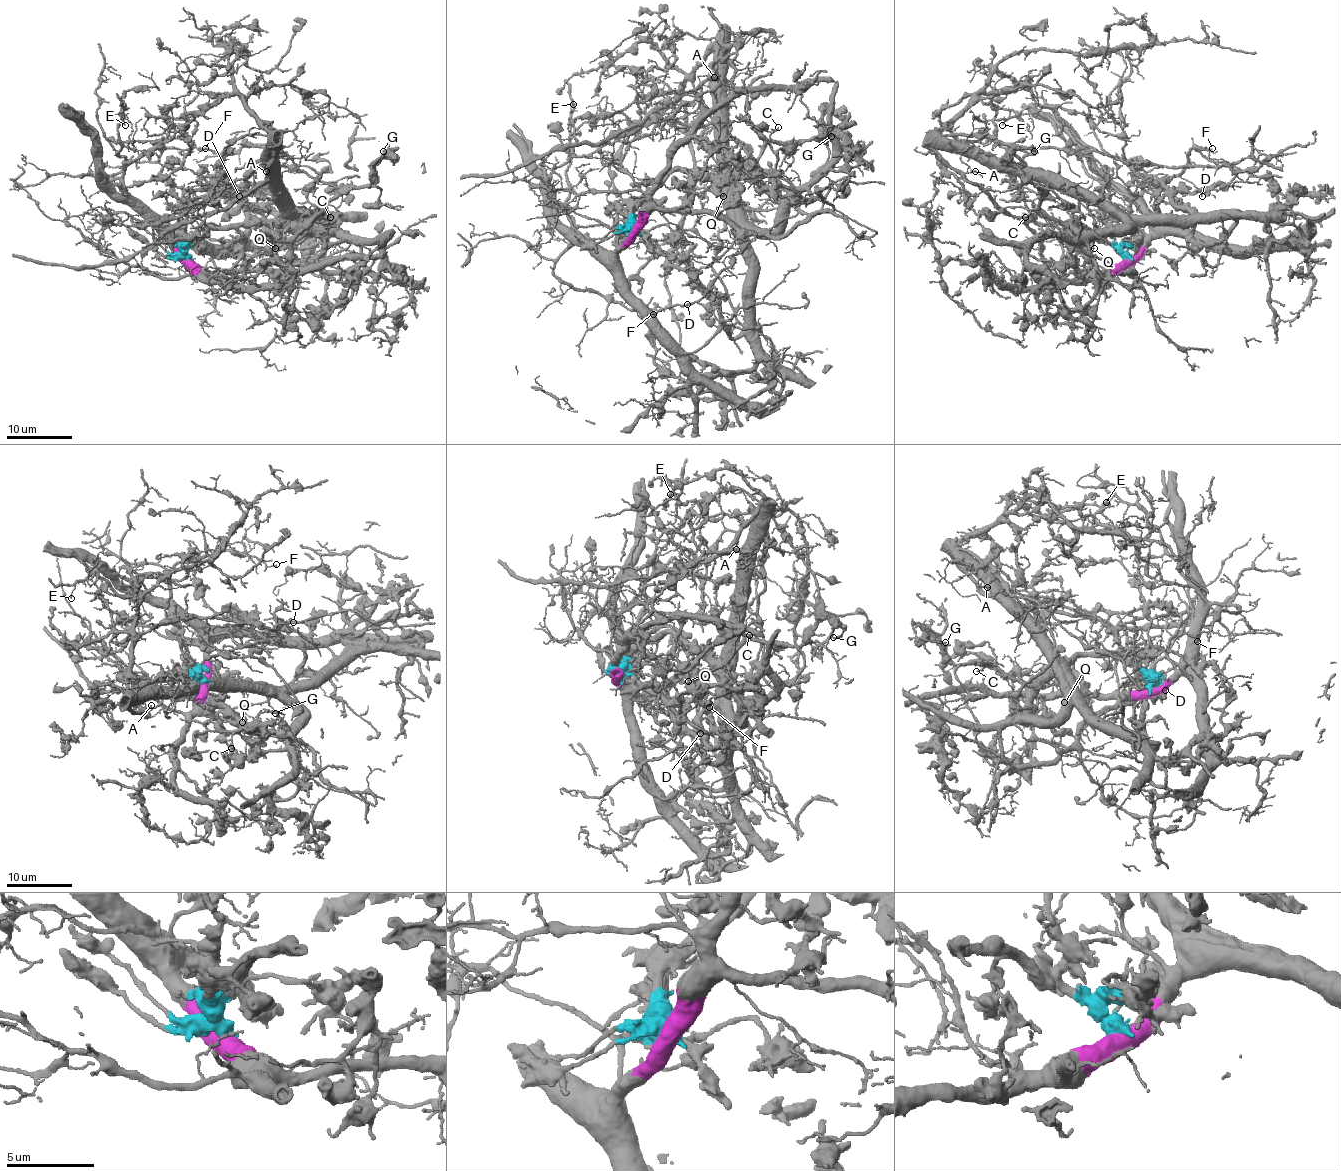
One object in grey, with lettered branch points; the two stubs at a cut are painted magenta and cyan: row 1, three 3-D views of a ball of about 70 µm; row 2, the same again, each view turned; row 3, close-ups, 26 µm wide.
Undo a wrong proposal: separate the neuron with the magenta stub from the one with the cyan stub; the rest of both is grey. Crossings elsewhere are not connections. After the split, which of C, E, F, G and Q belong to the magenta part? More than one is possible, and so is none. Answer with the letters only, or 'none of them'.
E, F

